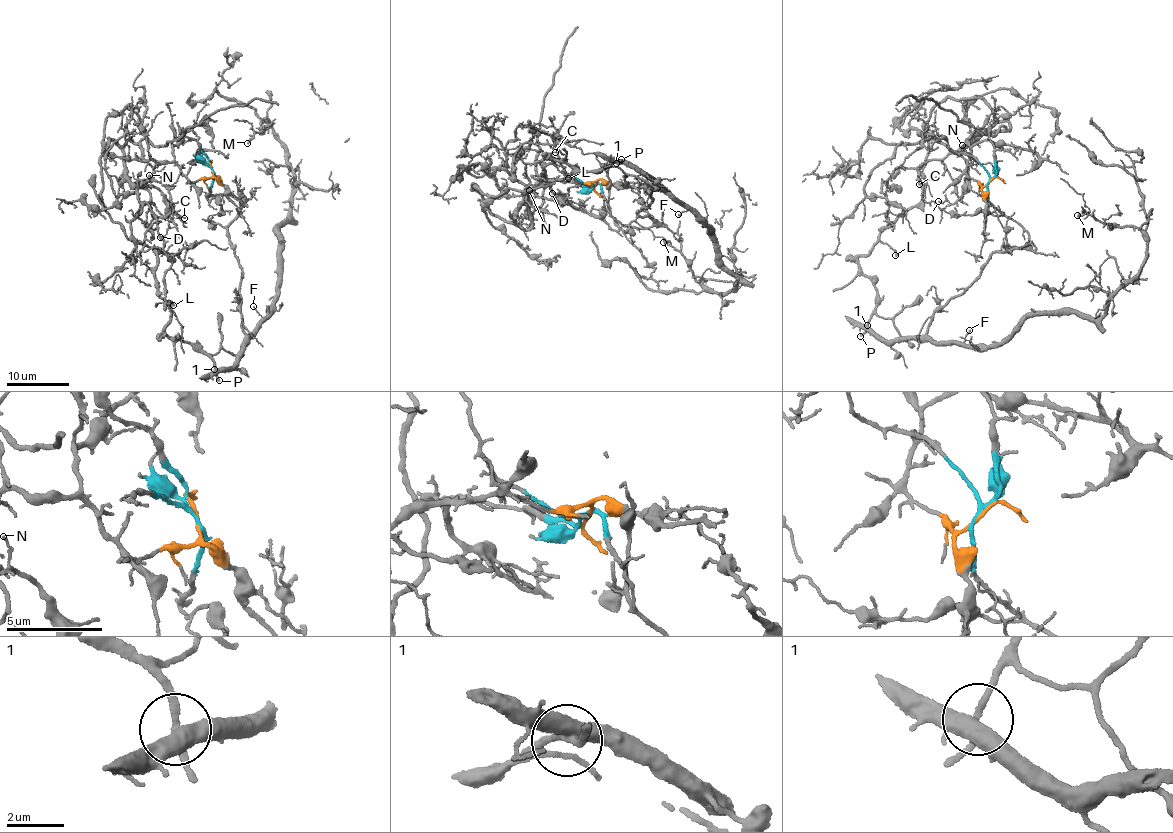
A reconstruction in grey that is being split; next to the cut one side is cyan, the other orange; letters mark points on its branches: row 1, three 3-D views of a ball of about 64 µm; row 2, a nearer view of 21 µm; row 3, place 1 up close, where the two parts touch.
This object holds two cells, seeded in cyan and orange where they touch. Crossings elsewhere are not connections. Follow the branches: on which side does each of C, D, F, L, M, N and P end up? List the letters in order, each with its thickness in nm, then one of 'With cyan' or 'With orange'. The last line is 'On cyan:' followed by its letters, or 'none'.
C: Thickness 70 nm. With orange
D: Thickness 110 nm. With orange
F: Thickness 110 nm. With cyan
L: Thickness 180 nm. With orange
M: Thickness 150 nm. With cyan
N: Thickness 70 nm. With orange
P: Thickness 180 nm. With orange
On cyan: F, M

